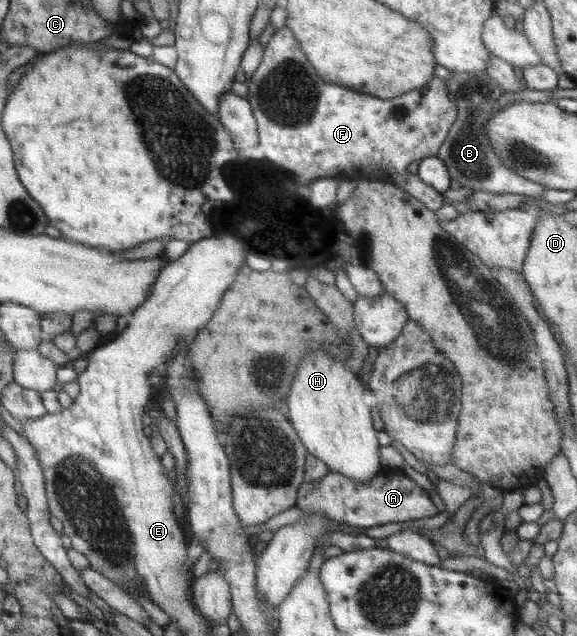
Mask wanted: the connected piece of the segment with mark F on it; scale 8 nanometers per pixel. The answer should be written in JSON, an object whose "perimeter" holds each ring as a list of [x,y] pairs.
{"perimeter":[[[287,27],[276,30],[264,47],[259,68],[248,79],[247,100],[252,106],[257,124],[260,146],[265,159],[301,172],[307,180],[338,177],[358,181],[377,178],[389,181],[413,195],[433,213],[443,206],[443,194],[425,184],[417,175],[407,175],[409,164],[435,156],[447,138],[458,115],[456,103],[449,100],[447,83],[434,75],[423,88],[406,92],[393,99],[380,99],[356,90],[331,84],[319,78],[306,54],[301,50],[295,33]]]}

